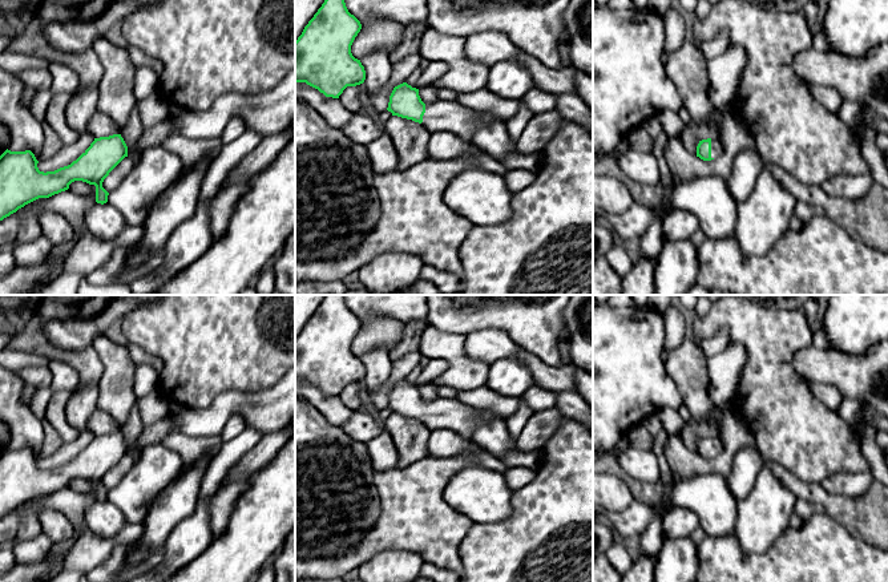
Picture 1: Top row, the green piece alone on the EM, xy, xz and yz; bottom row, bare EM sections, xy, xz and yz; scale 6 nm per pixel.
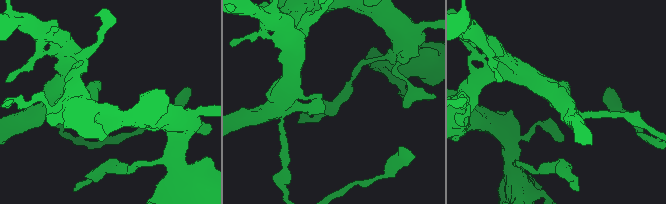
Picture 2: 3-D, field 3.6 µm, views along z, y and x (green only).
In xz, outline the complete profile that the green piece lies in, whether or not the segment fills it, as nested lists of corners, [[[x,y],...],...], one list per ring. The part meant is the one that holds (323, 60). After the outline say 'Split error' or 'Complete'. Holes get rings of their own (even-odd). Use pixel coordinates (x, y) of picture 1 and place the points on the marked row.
[[[324,0],[295,41],[295,82],[306,82],[332,98],[339,98],[347,86],[363,84],[364,66],[351,53],[360,29],[360,21],[348,12],[344,0]]]. Complete

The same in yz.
[[[707,138],[699,141],[697,146],[697,157],[703,161],[711,161],[722,154],[722,142],[718,138]]]. Split error

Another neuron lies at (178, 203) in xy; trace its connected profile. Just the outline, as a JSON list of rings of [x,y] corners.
[[[209,158],[185,169],[175,183],[165,190],[154,202],[142,227],[142,238],[133,244],[125,271],[144,263],[152,254],[164,252],[171,231],[190,219],[198,206],[202,181],[211,166]]]

